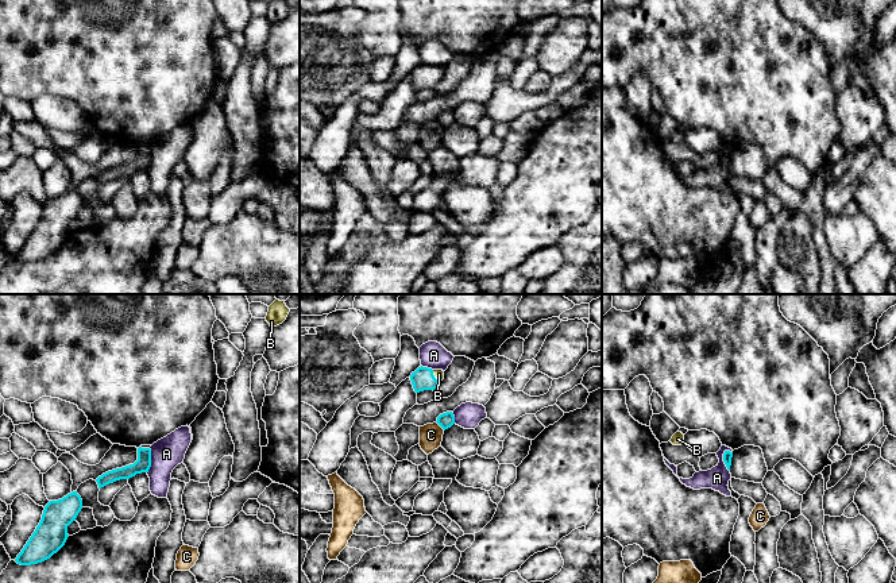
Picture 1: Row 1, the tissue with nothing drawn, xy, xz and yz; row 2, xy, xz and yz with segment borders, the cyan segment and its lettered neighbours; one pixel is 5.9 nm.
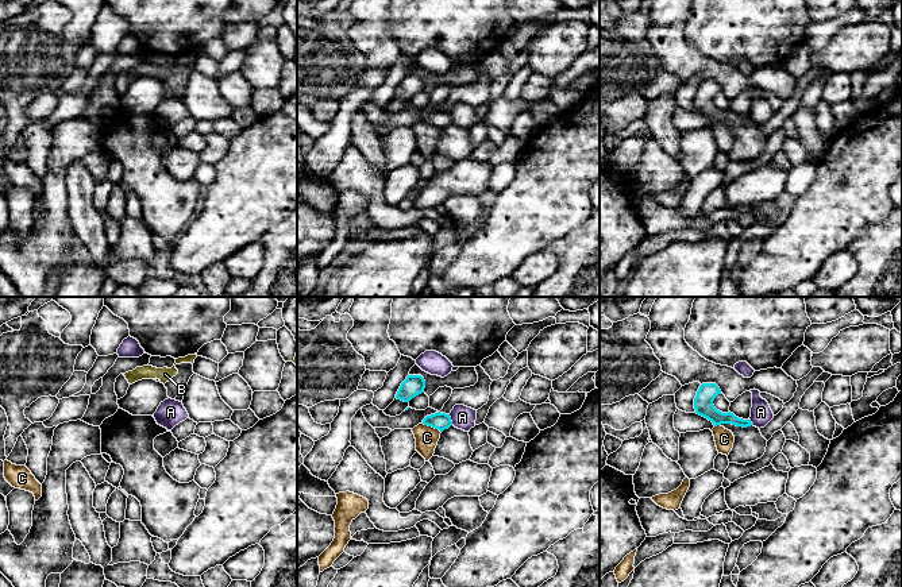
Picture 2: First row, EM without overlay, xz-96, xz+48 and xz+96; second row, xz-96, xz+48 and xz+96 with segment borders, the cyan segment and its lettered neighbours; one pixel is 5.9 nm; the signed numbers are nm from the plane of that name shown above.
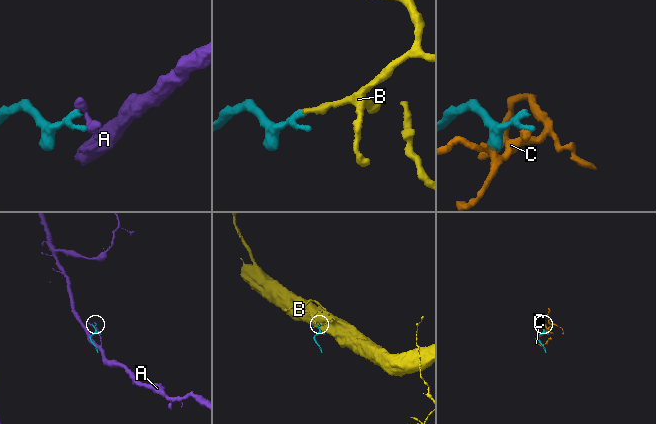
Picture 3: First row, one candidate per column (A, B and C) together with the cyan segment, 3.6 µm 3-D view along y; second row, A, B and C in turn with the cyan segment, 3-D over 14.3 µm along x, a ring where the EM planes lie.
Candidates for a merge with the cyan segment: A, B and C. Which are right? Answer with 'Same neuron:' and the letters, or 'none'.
Same neuron: B

